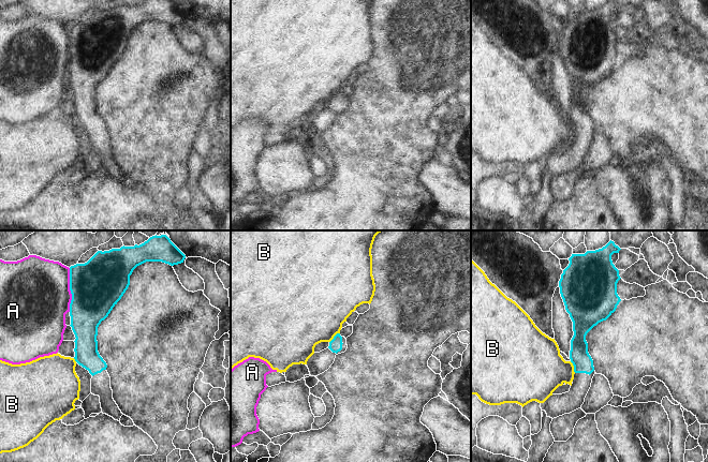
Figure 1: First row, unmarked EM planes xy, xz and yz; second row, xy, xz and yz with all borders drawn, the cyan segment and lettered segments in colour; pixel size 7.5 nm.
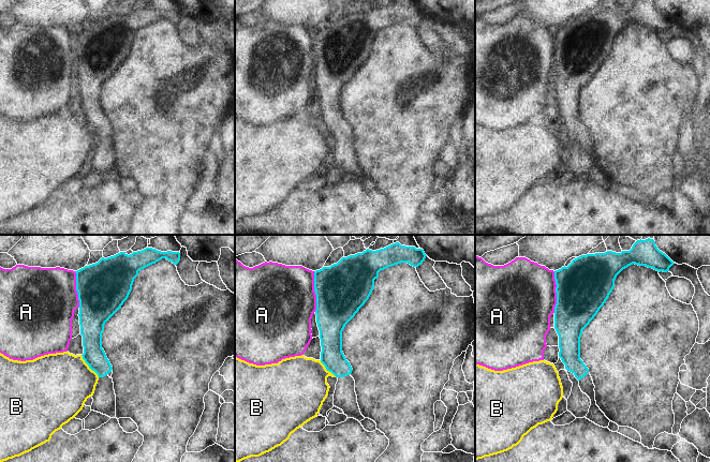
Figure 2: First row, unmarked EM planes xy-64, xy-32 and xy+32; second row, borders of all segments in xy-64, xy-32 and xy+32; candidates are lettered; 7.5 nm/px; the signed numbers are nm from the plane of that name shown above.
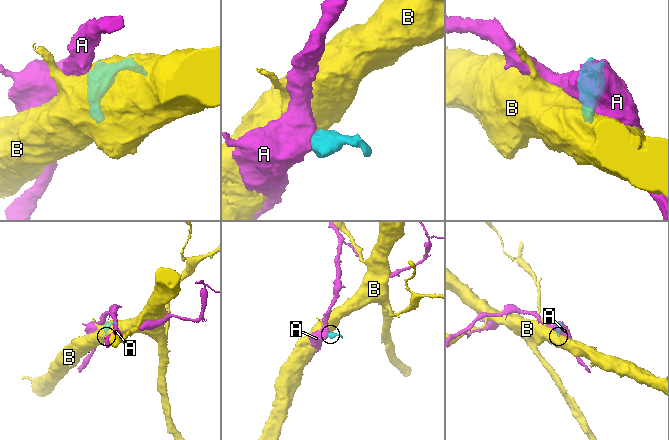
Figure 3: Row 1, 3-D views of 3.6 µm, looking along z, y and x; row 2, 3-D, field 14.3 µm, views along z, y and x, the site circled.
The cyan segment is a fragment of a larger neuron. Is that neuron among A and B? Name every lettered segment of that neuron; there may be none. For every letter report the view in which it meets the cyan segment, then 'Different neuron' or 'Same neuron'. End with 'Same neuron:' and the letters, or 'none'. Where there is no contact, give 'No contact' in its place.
A: Touches cyan in xy. Different neuron
B: Touches cyan in xz. Different neuron
Same neuron: none.

